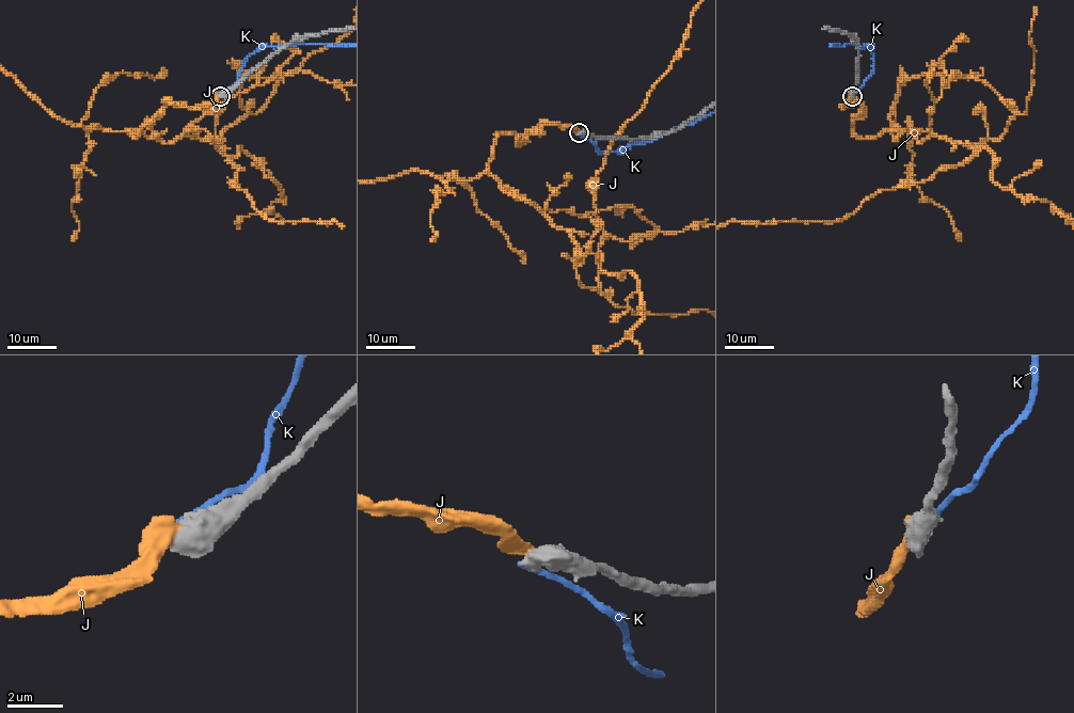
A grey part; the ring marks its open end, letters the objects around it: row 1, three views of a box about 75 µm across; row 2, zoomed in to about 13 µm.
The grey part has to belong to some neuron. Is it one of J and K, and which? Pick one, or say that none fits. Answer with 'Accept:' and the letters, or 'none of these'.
Accept: none of these

